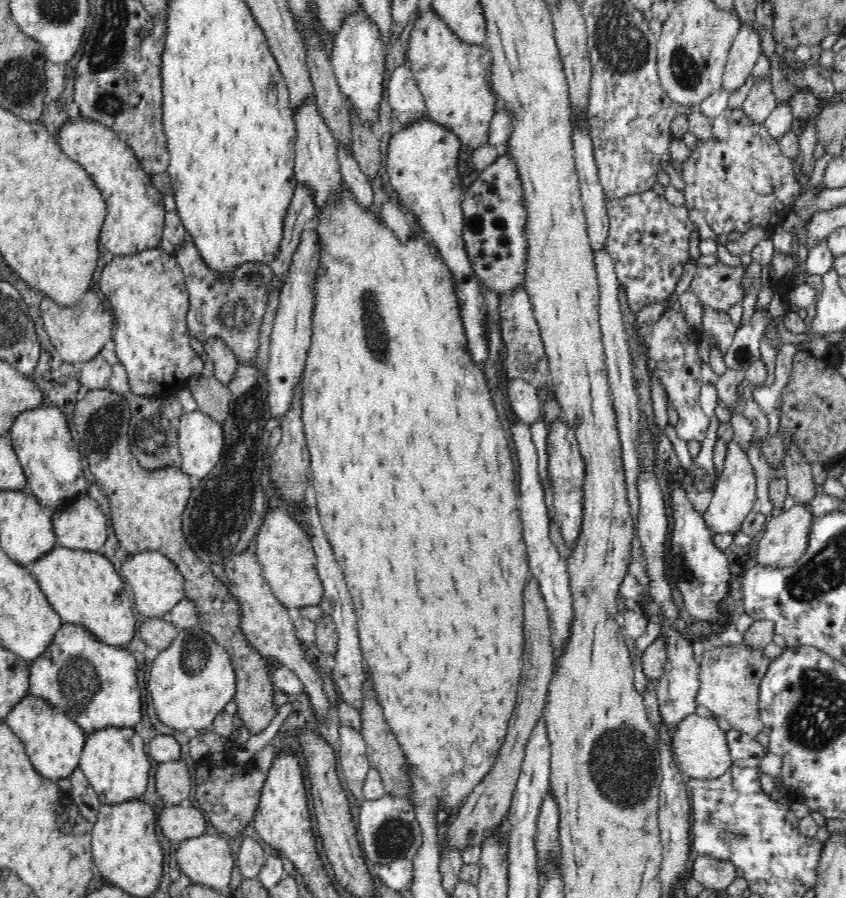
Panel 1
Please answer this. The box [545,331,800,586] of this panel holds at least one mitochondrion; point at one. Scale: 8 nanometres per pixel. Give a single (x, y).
(685, 573)

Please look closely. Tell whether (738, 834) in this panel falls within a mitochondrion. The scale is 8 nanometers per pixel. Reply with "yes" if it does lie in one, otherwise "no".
yes

